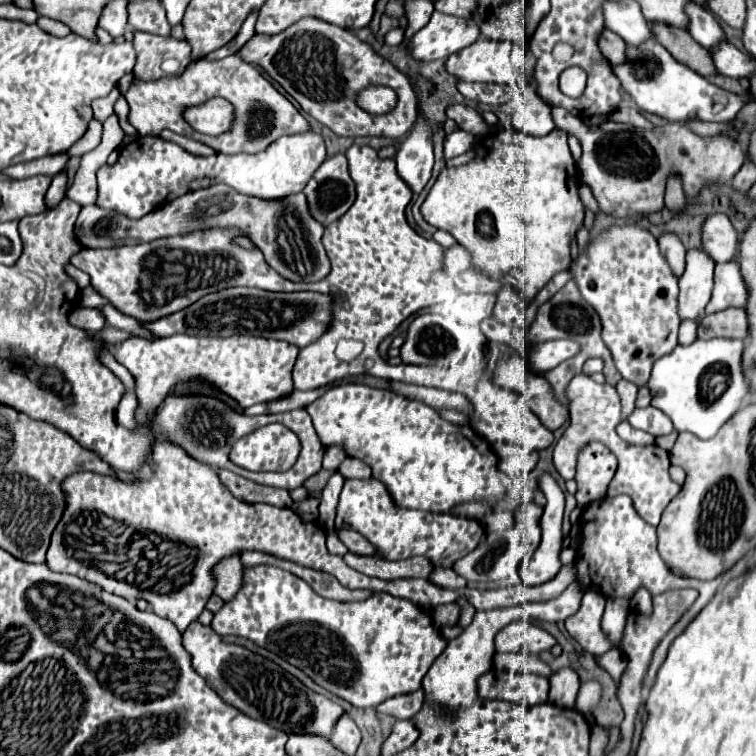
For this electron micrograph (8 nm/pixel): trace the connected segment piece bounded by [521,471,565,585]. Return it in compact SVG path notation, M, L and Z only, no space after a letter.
M547 471L541 473L539 485L547 499L545 511L541 517L543 539L531 563L521 571L521 579L527 585L543 585L551 581L561 569L559 551L561 551L561 519L563 519L563 507L565 507L565 493L557 485L555 477Z

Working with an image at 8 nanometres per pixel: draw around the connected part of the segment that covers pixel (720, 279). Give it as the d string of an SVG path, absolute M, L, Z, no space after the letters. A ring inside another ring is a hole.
M739 261L717 263L713 297L707 303L703 315L711 315L727 307L739 307L739 305L745 307L747 299L749 299L749 287L741 275Z

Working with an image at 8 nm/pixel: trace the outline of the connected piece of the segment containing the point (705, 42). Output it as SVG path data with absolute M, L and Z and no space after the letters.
M691 3L691 5L687 5L687 15L691 17L689 33L693 35L693 39L699 45L713 51L719 43L725 41L725 31L721 29L715 15L709 13L705 7L701 7L697 3Z

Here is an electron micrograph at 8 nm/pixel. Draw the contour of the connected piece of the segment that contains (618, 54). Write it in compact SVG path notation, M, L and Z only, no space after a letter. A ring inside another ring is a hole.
M605 29L603 37L599 37L599 49L611 65L623 65L627 61L627 43L609 29Z

